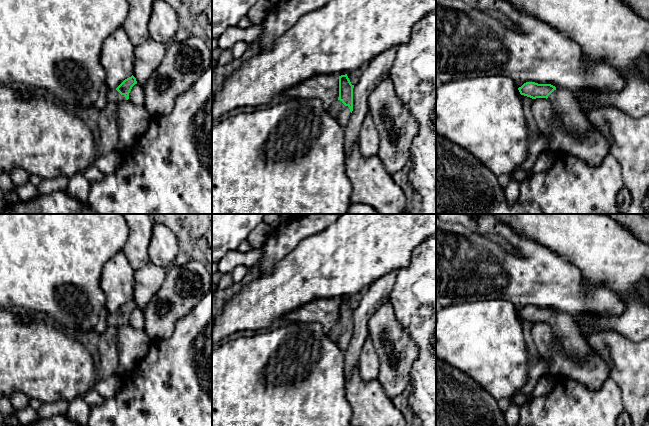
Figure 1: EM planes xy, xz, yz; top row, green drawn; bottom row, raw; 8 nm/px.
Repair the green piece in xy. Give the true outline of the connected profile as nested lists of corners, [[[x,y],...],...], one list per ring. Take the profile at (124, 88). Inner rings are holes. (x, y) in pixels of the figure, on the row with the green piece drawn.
[[[132,75],[125,79],[116,89],[109,91],[109,104],[99,111],[100,138],[97,142],[97,155],[103,156],[115,150],[118,145],[116,105],[129,99],[132,87],[137,84]]]

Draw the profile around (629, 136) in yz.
[[[601,105],[584,115],[611,142],[610,154],[619,162],[624,186],[632,196],[630,207],[625,214],[646,214],[641,203],[649,189],[649,114],[634,118],[614,106]]]

